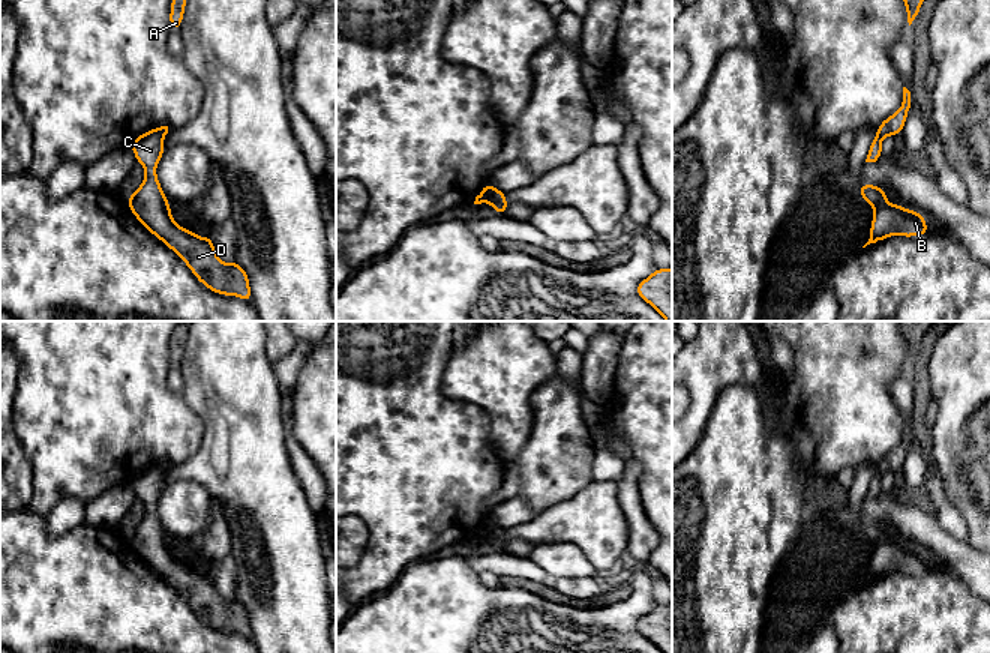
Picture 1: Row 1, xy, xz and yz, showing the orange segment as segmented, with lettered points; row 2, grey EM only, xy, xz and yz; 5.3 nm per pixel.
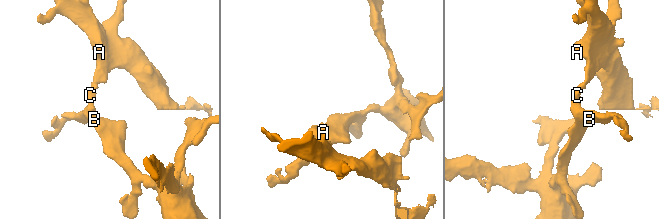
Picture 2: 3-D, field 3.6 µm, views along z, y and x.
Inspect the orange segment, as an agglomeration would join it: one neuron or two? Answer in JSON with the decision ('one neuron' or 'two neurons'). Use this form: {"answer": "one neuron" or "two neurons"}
{"answer": "two neurons"}

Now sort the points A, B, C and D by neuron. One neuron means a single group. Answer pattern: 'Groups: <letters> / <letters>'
Groups: A / B C D

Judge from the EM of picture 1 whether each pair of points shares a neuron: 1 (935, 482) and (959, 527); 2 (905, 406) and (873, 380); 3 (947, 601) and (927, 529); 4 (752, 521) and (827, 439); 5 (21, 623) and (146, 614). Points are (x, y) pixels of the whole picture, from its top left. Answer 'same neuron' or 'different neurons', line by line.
1: same neuron
2: different neurons
3: different neurons
4: different neurons
5: same neuron

